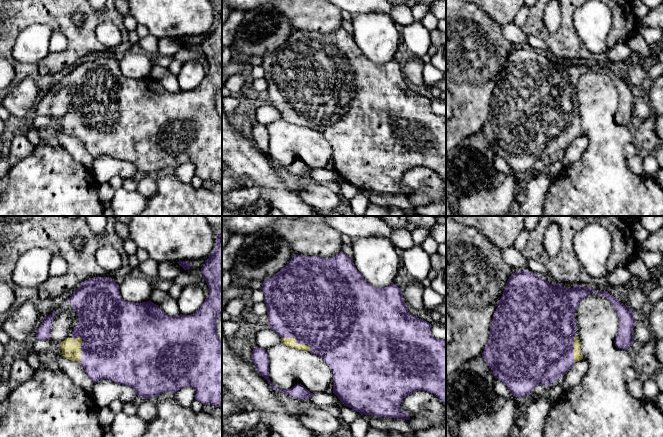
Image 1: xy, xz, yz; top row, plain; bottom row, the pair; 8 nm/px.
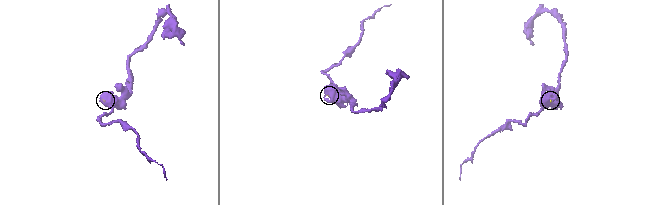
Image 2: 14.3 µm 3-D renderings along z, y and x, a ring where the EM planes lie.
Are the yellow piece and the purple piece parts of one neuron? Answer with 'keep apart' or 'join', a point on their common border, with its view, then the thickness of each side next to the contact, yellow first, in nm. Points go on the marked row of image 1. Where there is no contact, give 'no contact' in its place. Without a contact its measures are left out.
join; contact xy (80, 345); calibres 160 and 500 nm

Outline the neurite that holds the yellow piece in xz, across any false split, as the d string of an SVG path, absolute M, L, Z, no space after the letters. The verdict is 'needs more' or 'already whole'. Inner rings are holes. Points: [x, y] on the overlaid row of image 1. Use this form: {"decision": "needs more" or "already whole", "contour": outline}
{"decision": "needs more", "contour": "M341 251L338 255L329 258L295 254L284 268L263 281L261 290L265 295L264 303L267 307L269 319L268 327L281 337L281 343L298 350L310 351L320 356L327 363L333 373L333 393L344 406L352 408L361 415L409 420L409 413L401 410L400 404L406 396L419 390L434 394L446 405L446 340L435 338L431 333L430 323L408 312L408 306L404 302L402 291L396 284L392 283L385 288L376 288L370 285L355 267L353 258Z"}

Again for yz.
{"decision": "needs more", "contour": "M525 270L516 271L509 277L497 303L482 356L495 378L507 386L511 395L522 398L531 394L537 385L547 387L583 359L580 340L576 336L575 312L579 302L592 292L605 296L615 308L619 327L614 343L617 348L627 350L634 344L634 313L607 291L583 286L567 289Z"}

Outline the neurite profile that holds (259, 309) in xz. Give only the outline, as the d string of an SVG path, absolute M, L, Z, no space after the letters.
M264 302L252 303L249 308L257 316L257 318L267 314L267 307Z

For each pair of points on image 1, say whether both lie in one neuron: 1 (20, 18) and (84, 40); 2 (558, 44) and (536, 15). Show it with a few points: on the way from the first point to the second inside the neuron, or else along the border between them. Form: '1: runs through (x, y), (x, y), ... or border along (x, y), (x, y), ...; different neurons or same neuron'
1: runs through (36, 16), (56, 16), (68, 28); same neuron
2: runs through (550, 39), (536, 23); same neuron

